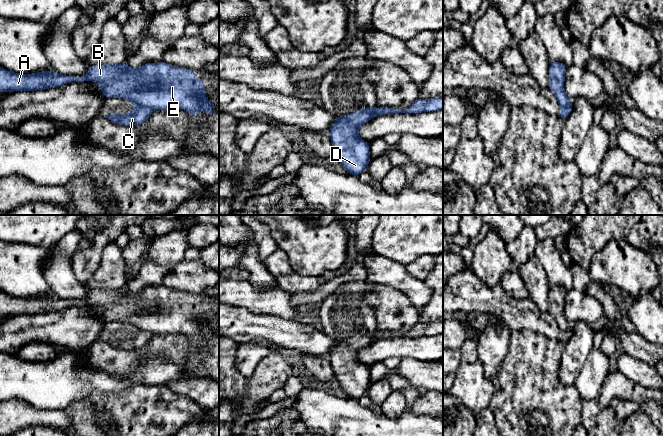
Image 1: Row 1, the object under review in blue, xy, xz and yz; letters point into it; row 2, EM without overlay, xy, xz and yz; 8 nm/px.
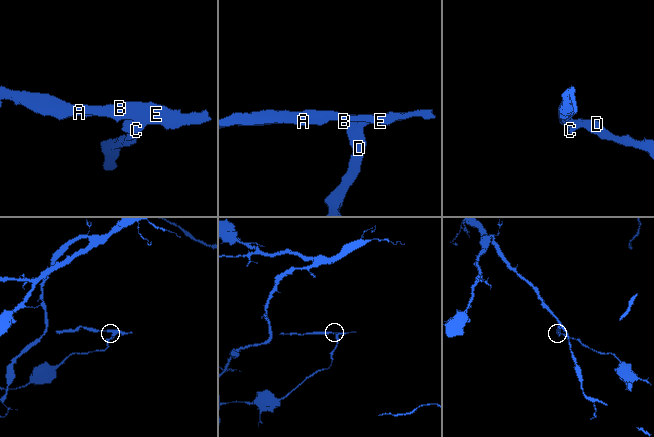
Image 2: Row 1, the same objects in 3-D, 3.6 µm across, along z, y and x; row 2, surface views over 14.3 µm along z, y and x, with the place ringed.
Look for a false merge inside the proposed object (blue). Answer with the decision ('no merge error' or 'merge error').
merge error

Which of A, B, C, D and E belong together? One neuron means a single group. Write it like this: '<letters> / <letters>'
A B E / C D

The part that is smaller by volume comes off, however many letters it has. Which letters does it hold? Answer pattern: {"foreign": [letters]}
{"foreign": ["A", "B", "E"]}

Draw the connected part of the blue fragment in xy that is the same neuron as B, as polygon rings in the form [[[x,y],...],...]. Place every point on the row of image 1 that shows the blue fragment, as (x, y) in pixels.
[[[163,61],[158,63],[146,63],[143,66],[132,68],[126,63],[90,65],[85,76],[73,77],[60,75],[55,71],[42,71],[32,74],[20,74],[8,71],[0,67],[0,92],[13,91],[37,91],[58,87],[74,81],[96,81],[100,84],[106,98],[125,98],[132,104],[150,107],[151,109],[181,108],[188,114],[196,117],[198,113],[207,108],[204,116],[210,116],[216,112],[215,106],[204,94],[205,86],[199,78],[194,79],[195,71],[173,67]]]

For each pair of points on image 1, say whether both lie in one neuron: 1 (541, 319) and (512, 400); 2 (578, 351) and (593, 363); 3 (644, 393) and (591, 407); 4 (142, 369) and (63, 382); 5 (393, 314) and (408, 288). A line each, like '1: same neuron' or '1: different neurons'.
1: different neurons
2: different neurons
3: same neuron
4: same neuron
5: different neurons

